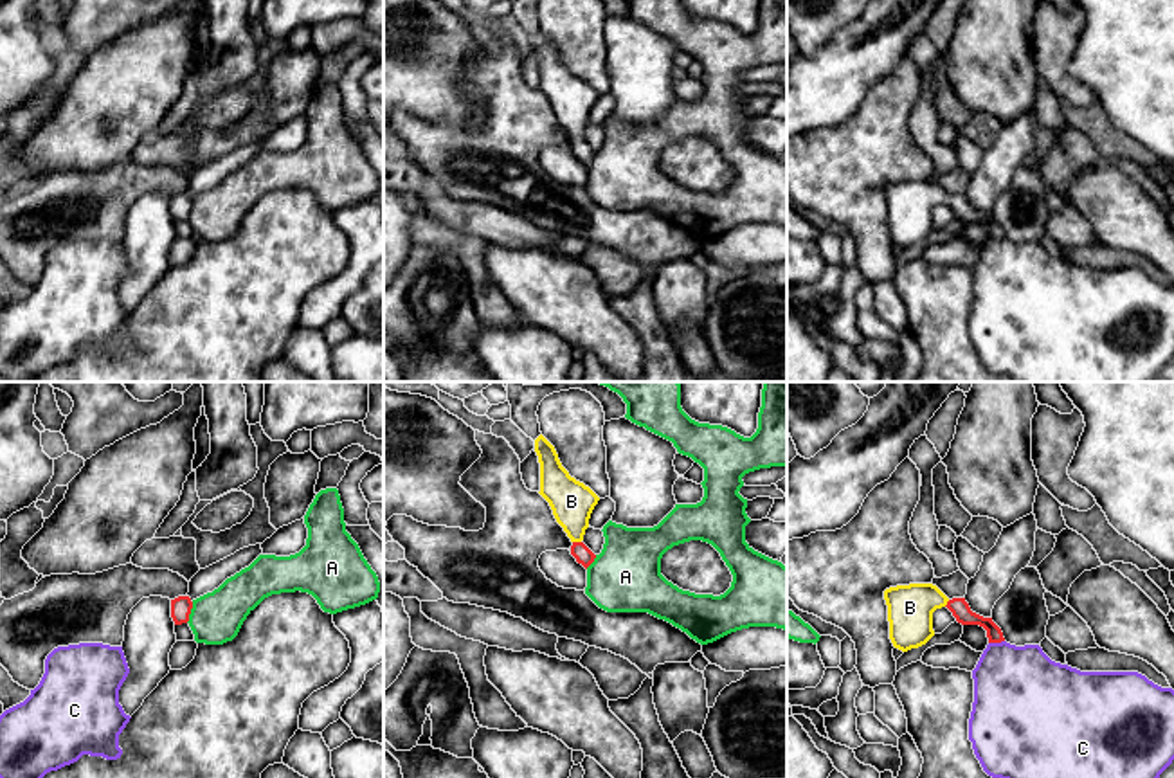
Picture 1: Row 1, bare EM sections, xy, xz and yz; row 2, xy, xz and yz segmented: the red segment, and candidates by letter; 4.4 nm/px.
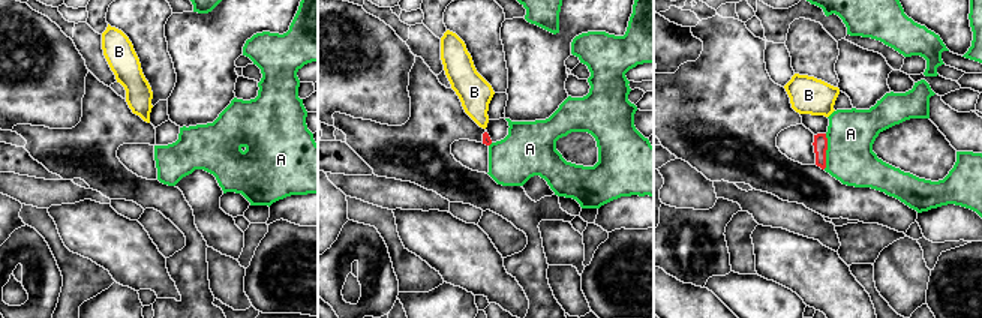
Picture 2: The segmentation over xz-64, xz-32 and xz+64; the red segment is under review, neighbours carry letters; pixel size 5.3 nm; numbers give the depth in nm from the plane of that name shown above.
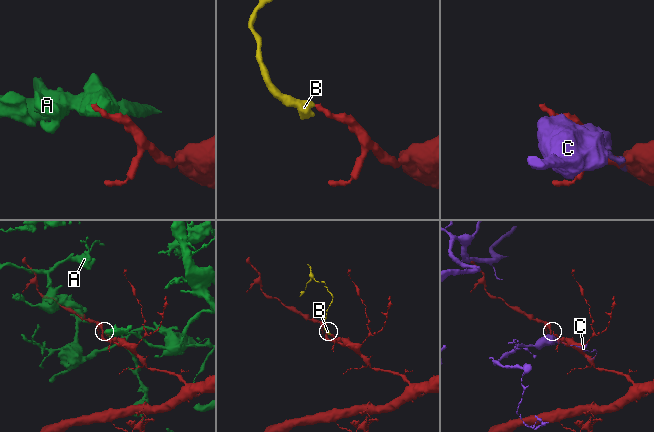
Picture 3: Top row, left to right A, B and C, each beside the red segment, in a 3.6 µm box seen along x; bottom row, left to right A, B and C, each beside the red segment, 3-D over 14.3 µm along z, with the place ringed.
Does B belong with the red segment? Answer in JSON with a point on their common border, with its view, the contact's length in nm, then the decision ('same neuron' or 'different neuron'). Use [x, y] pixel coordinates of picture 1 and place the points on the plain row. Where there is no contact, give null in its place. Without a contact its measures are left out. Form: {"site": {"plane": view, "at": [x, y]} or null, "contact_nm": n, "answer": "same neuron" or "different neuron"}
{"site": {"plane": "xz", "at": [577, 139]}, "contact_nm": 40, "answer": "same neuron"}

